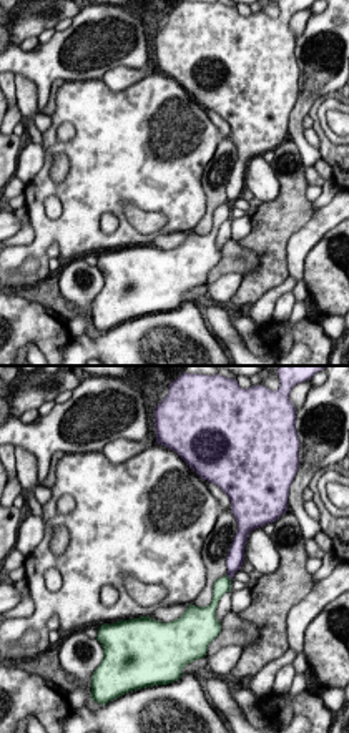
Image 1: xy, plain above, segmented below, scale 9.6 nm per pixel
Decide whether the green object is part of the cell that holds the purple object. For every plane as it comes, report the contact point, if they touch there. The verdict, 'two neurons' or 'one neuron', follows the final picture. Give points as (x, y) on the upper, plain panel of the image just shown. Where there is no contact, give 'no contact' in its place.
no contact

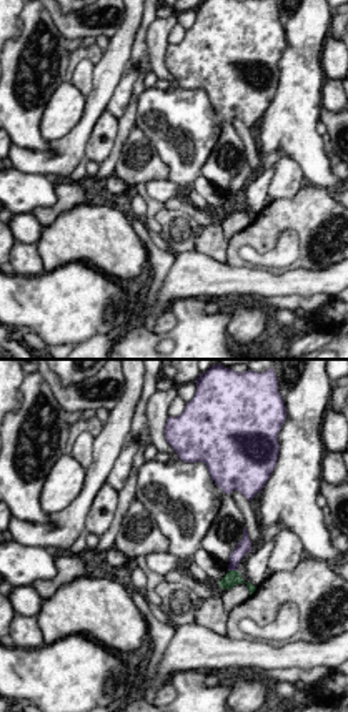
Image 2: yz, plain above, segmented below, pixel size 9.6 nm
contact (233, 197)

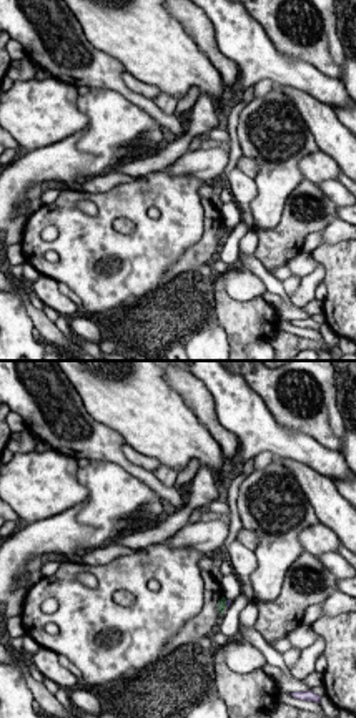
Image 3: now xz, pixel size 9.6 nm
contact (227, 231)

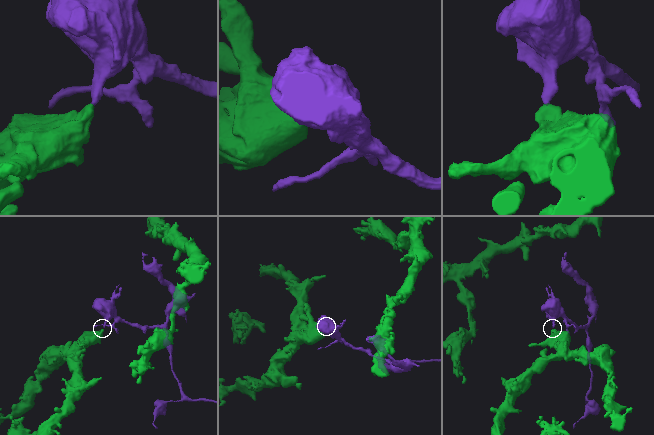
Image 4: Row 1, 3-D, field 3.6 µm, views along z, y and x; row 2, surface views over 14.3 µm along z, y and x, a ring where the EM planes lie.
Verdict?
two neurons

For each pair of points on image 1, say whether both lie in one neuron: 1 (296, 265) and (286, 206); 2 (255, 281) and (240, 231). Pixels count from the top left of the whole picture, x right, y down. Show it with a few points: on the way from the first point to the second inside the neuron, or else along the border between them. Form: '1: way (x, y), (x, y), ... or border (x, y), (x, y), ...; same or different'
1: border (318, 208), (288, 241), (288, 271); different
2: border (251, 218), (251, 228), (238, 241); different

